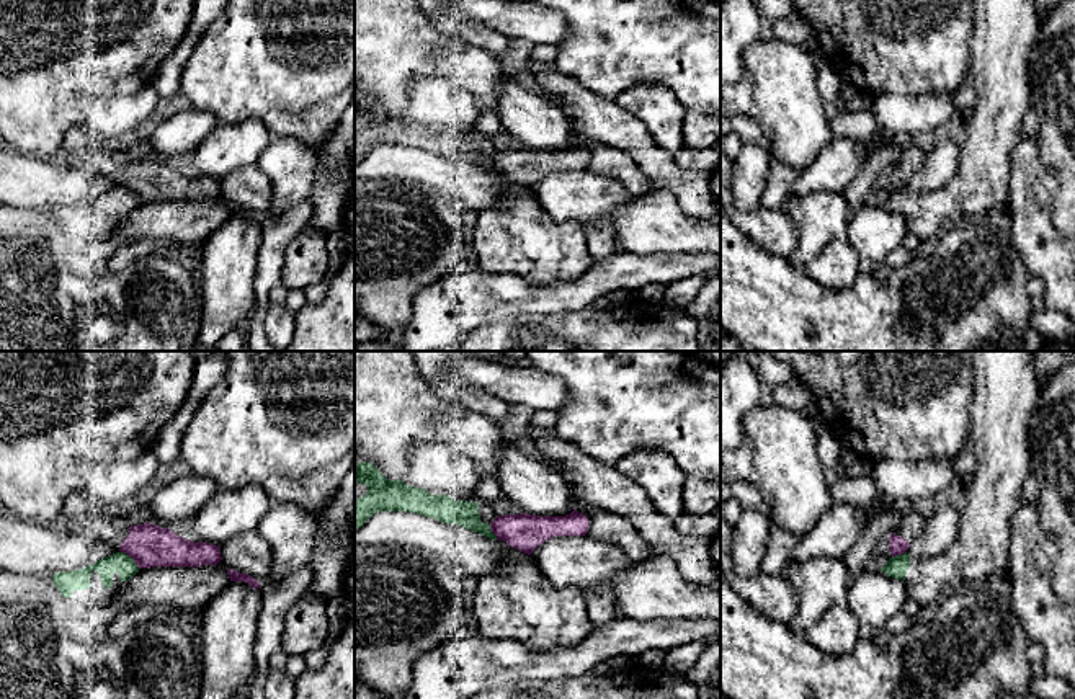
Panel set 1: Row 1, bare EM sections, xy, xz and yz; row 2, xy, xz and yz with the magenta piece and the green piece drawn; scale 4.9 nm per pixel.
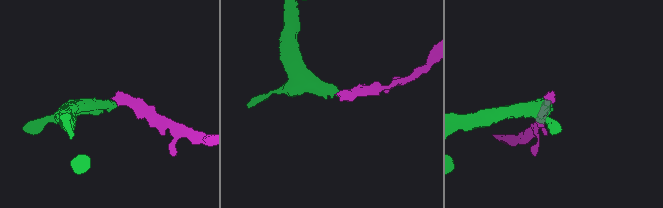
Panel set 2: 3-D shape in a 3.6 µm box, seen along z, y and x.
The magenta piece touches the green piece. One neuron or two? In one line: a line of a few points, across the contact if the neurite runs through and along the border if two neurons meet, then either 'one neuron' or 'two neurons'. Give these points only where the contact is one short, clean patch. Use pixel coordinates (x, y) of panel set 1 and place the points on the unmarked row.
line xy (120, 185), (136, 196); two neurons

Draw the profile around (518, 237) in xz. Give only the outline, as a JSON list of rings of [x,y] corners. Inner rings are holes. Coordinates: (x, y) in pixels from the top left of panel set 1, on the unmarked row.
[[[497,175],[511,191],[506,204],[479,212],[474,265],[485,273],[510,273],[534,286],[555,286],[583,276],[595,260],[583,225],[554,222],[531,189]]]

